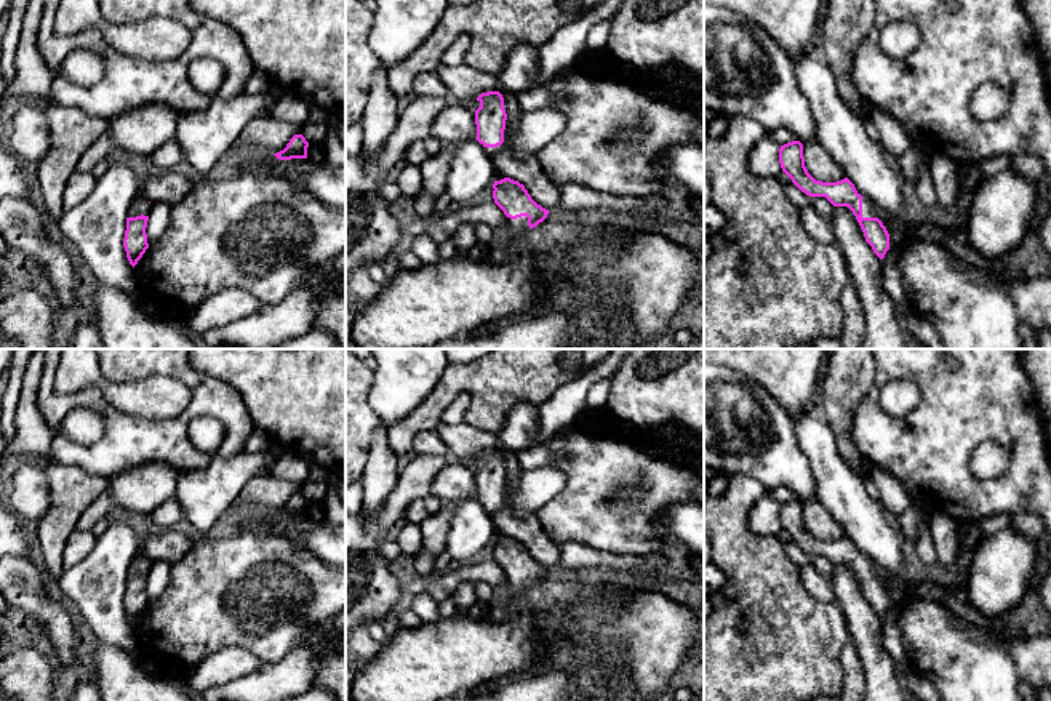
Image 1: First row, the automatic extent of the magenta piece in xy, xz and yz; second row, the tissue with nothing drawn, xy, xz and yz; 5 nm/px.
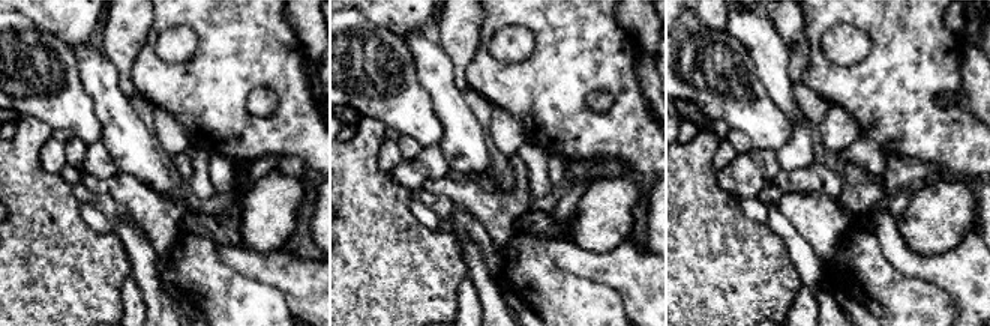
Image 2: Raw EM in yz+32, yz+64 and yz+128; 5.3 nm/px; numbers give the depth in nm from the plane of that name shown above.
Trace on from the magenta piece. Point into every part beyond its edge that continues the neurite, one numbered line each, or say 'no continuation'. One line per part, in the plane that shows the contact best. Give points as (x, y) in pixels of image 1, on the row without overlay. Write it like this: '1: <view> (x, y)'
1: yz (867, 564)

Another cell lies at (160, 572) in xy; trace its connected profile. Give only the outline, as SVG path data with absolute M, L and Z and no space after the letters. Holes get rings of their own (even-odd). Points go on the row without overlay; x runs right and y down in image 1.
M154 560L146 586L147 602L154 603L163 594L171 579L171 563L165 560Z

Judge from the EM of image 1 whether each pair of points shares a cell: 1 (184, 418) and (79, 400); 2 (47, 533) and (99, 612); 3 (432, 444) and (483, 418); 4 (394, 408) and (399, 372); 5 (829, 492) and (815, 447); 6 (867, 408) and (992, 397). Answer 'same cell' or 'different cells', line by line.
1: same cell
2: different cells
3: different cells
4: same cell
5: same cell
6: same cell

